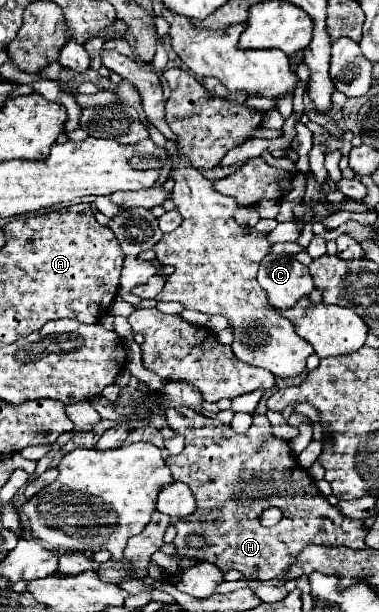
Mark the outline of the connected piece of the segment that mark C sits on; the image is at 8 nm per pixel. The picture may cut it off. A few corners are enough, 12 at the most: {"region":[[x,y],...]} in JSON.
{"region":[[266,255],[258,283],[276,309],[314,289],[294,255]]}

